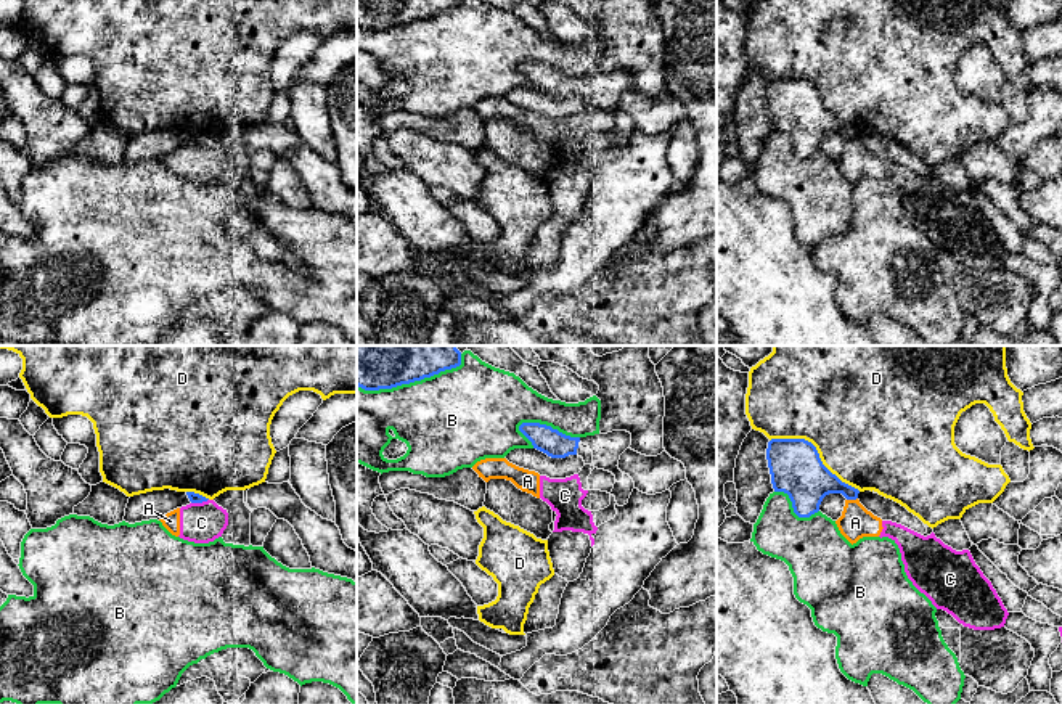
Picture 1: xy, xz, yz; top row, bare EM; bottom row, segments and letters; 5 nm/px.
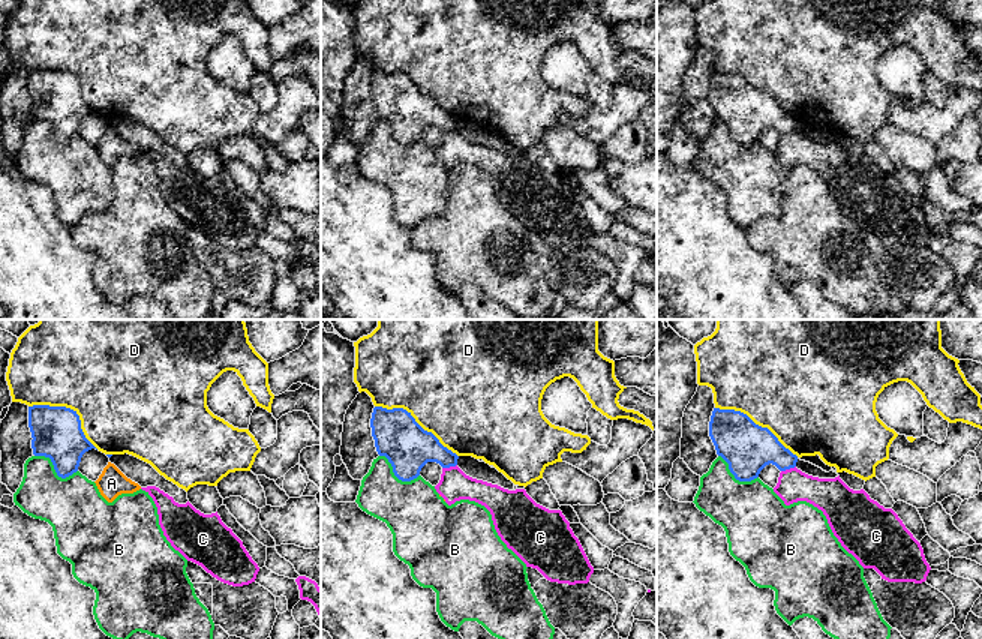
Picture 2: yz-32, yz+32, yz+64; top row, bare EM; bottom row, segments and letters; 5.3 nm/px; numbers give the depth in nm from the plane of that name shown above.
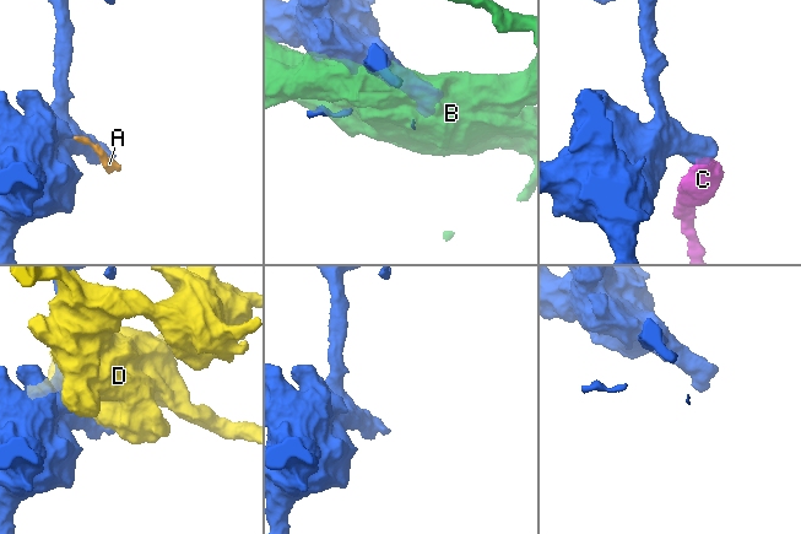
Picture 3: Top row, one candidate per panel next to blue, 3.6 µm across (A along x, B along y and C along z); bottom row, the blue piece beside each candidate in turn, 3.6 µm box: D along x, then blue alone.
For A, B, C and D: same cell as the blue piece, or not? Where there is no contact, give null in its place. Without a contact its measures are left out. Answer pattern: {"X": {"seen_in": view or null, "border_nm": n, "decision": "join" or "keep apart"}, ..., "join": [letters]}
{"A": {"seen_in": "yz", "border_nm": 60, "decision": "keep apart"}, "B": {"seen_in": "xz", "border_nm": 550, "decision": "keep apart"}, "C": {"seen_in": "xy", "border_nm": 90, "decision": "keep apart"}, "D": {"seen_in": "yz", "border_nm": 500, "decision": "keep apart"}, "join": []}

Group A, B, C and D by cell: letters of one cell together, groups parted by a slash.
A C / B / D

